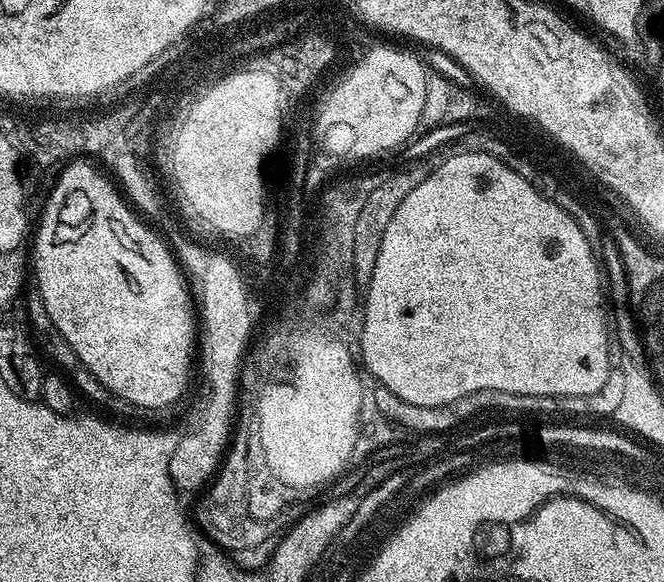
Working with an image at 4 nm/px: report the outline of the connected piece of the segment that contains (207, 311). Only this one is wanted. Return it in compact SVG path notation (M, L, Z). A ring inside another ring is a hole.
M195 242L191 248L184 248L184 258L180 261L186 276L196 276L196 284L200 284L200 289L195 292L198 297L198 368L208 368L208 380L212 380L212 412L208 412L204 428L200 428L192 440L180 438L184 441L184 448L180 448L180 456L170 458L173 485L188 492L203 489L217 475L228 451L234 431L232 420L234 424L238 412L238 394L232 390L232 380L238 384L242 380L242 366L236 360L245 363L248 339L254 336L254 326L248 323L248 306L254 300L248 294L243 274L230 257L208 248Z

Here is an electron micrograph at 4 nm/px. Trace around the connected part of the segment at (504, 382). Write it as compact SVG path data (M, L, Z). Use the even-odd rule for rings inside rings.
M458 153L449 155L449 160L440 160L436 168L428 178L420 185L415 186L406 198L402 199L402 204L398 210L394 211L394 216L390 220L388 237L386 244L377 252L377 262L372 265L372 278L369 281L371 287L371 300L365 314L364 328L359 339L359 355L364 355L364 364L368 367L368 372L387 390L393 397L401 399L403 402L412 403L414 406L440 407L443 404L454 402L460 399L460 392L468 392L470 386L509 388L516 394L530 396L580 396L594 394L602 390L606 383L604 379L604 320L598 319L598 298L596 296L596 267L590 262L588 257L587 238L584 233L581 221L567 207L555 204L543 196L536 185L530 183L526 178L517 174L511 163L499 160L491 153Z

